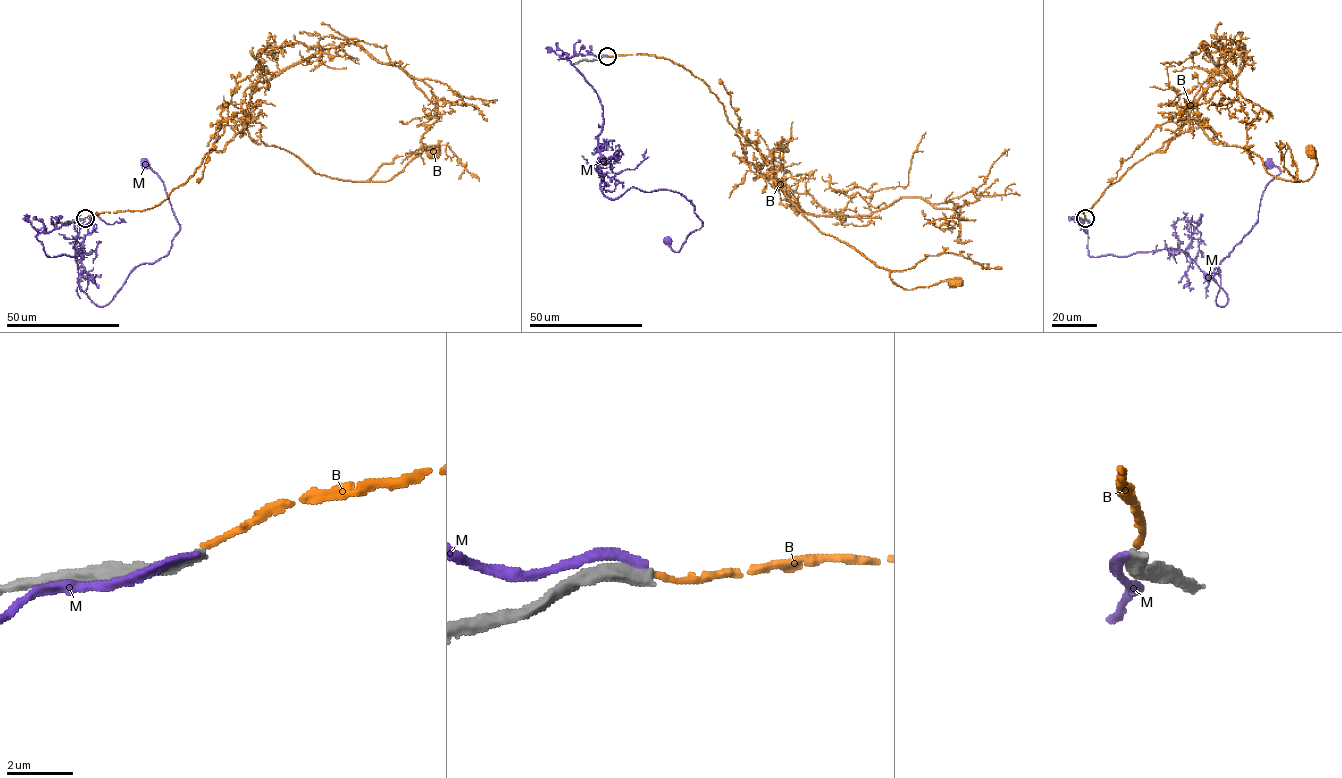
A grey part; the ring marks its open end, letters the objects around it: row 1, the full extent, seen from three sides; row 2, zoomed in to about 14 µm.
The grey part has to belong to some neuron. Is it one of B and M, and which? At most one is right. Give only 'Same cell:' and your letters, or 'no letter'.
Same cell: no letter

